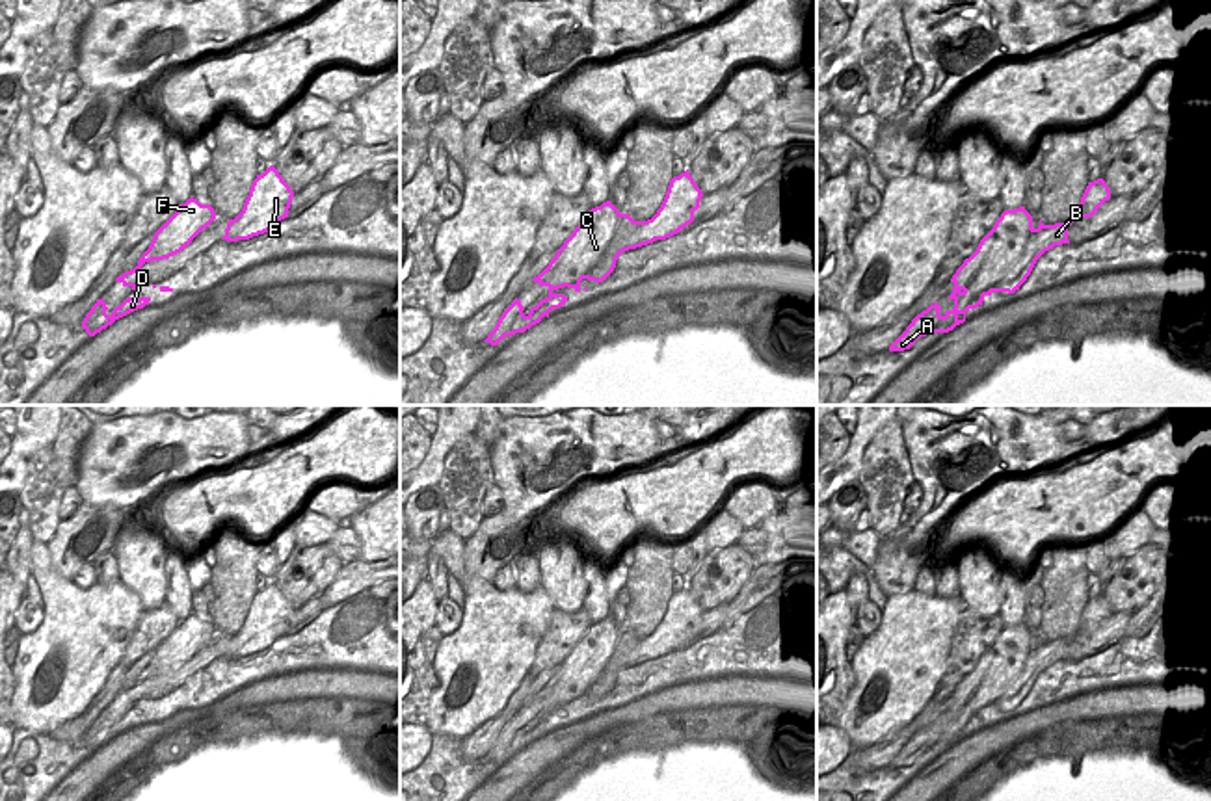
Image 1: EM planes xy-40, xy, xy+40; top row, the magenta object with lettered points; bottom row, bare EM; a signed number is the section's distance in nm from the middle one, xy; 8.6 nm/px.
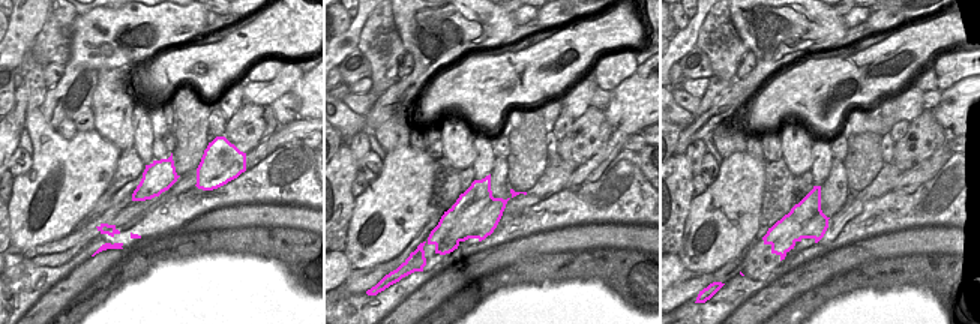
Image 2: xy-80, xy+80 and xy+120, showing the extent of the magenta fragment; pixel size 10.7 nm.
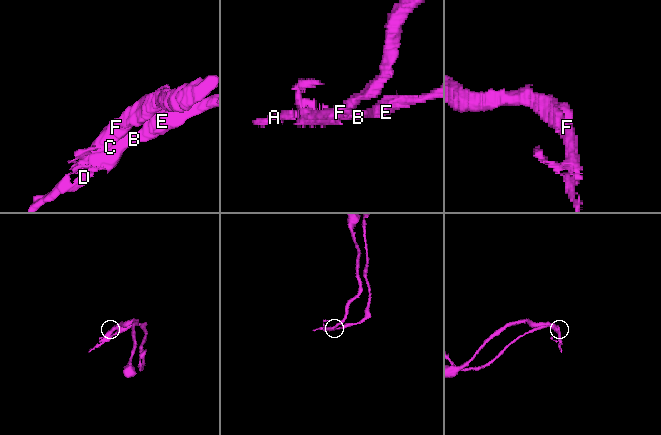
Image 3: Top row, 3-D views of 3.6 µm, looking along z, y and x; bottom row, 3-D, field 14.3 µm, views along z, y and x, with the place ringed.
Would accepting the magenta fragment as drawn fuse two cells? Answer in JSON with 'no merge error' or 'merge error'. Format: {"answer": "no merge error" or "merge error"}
{"answer": "merge error"}

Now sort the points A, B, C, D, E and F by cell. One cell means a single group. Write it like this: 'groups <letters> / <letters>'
groups A C D F / B E

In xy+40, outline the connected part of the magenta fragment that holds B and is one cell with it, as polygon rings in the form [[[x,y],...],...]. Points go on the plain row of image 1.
[[[1098,595],[1094,598],[1088,598],[1083,613],[1081,613],[1081,619],[1079,619],[1079,628],[1077,632],[1070,637],[1070,639],[1055,639],[1055,641],[1045,641],[1045,658],[1044,658],[1044,663],[1045,667],[1053,665],[1055,662],[1062,662],[1062,660],[1070,660],[1068,656],[1068,643],[1075,637],[1075,636],[1083,636],[1083,634],[1092,634],[1098,624],[1111,615],[1111,606],[1109,602],[1105,600],[1103,595]]]

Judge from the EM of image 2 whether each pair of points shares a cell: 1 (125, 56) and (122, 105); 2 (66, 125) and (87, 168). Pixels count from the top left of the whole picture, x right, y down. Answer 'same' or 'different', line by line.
1: different
2: different

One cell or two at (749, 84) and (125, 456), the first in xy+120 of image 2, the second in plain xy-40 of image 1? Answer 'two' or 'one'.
one

